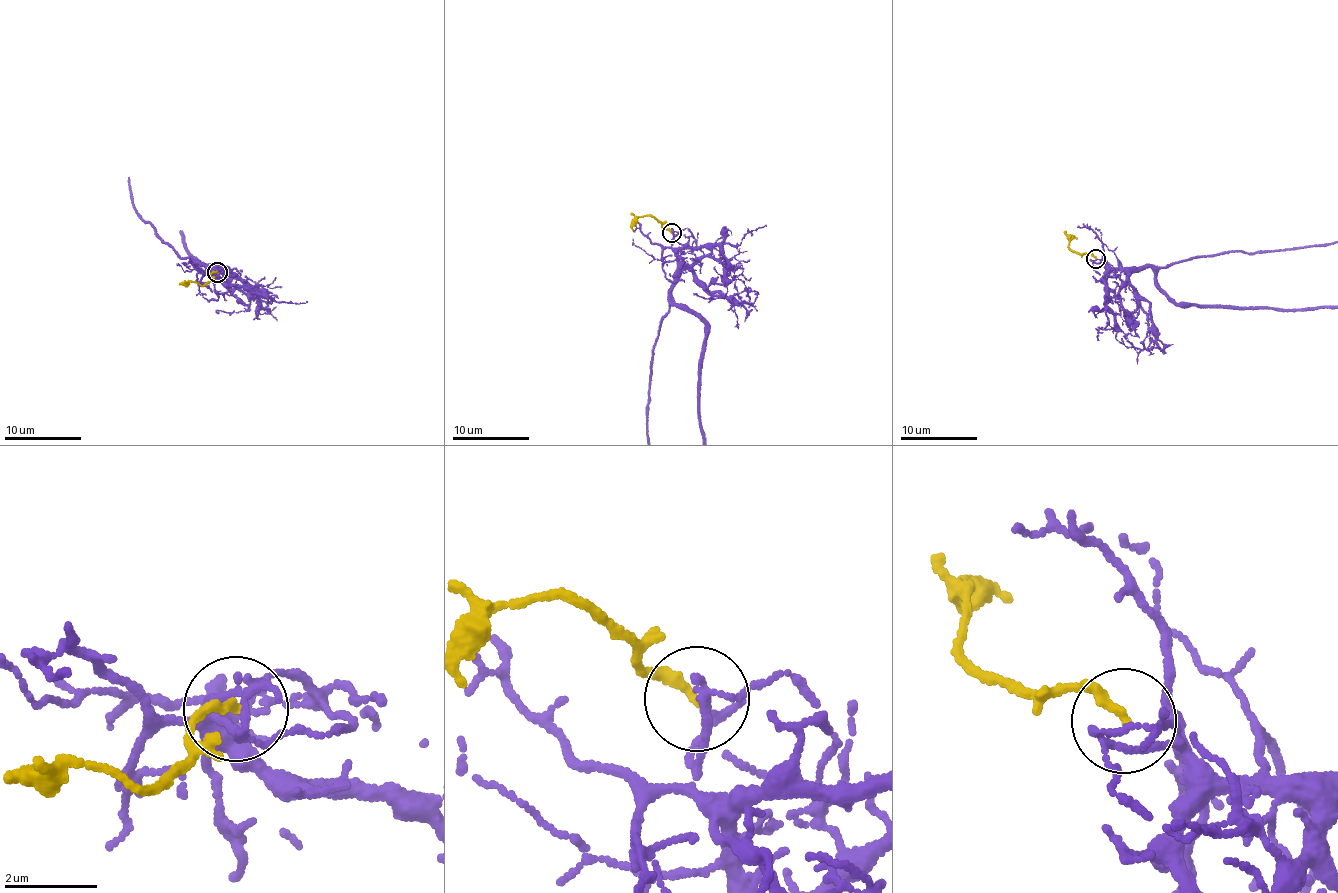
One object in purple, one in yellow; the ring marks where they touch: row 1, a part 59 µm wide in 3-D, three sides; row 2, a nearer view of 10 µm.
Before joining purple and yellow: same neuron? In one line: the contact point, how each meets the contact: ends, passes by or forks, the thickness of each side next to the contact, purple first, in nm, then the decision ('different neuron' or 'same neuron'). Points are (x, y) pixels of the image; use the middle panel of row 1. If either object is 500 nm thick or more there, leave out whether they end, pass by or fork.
(672, 232) | purple forks | yellow ends | 130/200 nm | different neuron

